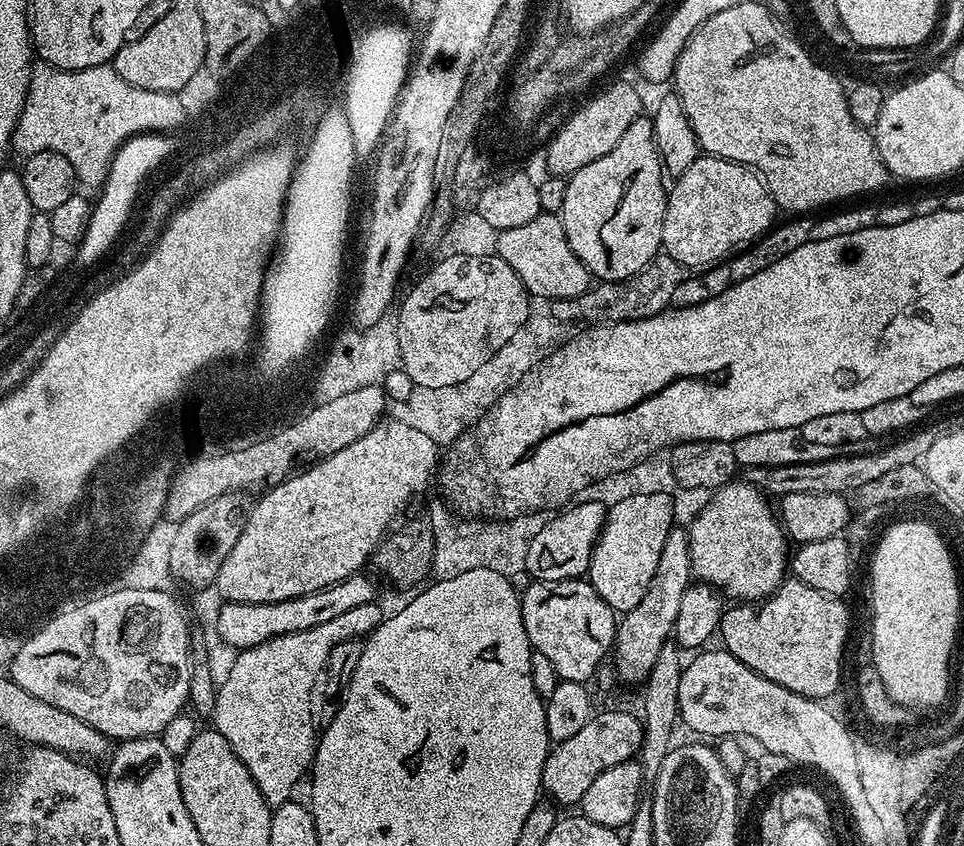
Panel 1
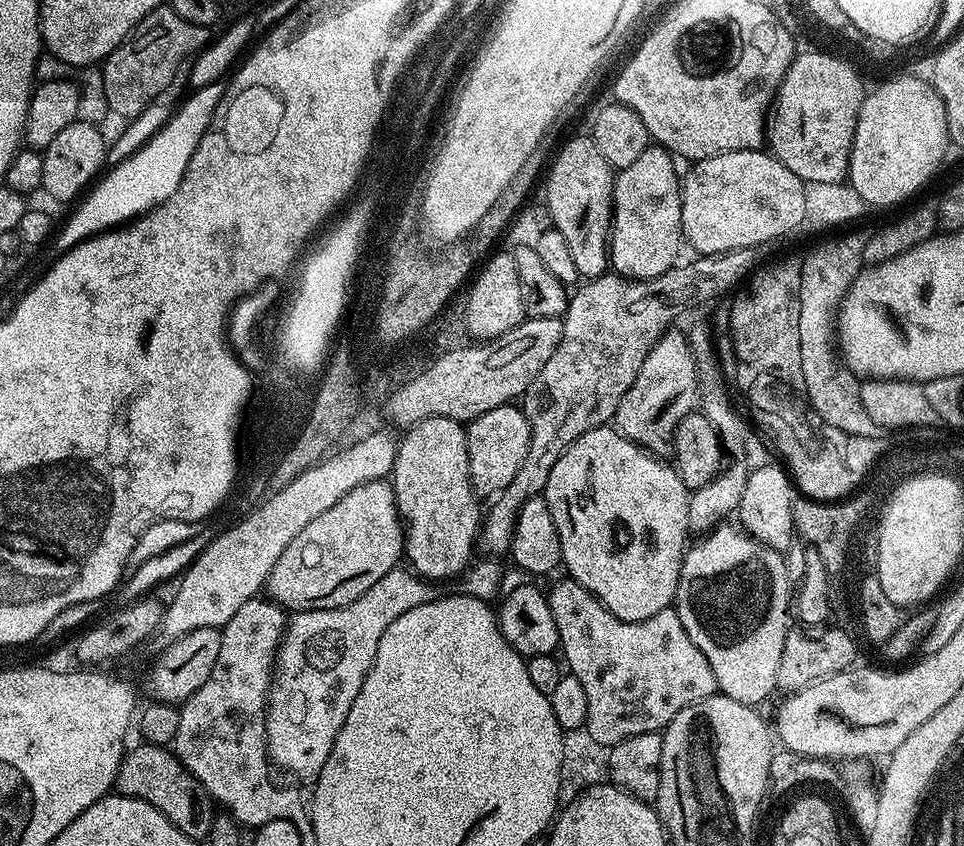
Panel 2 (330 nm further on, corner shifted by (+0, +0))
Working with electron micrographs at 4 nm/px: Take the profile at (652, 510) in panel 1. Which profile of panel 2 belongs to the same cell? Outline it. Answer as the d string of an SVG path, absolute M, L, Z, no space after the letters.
M603 426L590 429L582 434L573 444L569 445L561 457L558 458L550 470L549 481L546 482L542 493L544 501L548 504L550 514L554 518L554 526L558 530L560 539L560 558L563 567L568 567L567 575L576 580L582 587L589 591L612 615L627 623L636 623L639 620L648 619L658 614L663 608L669 607L676 599L676 587L679 582L679 574L683 566L686 545L690 540L688 530L688 498L690 490L680 481L675 467L663 459L657 458L650 452L639 448L633 440L627 440L624 435L617 432L615 427Z

